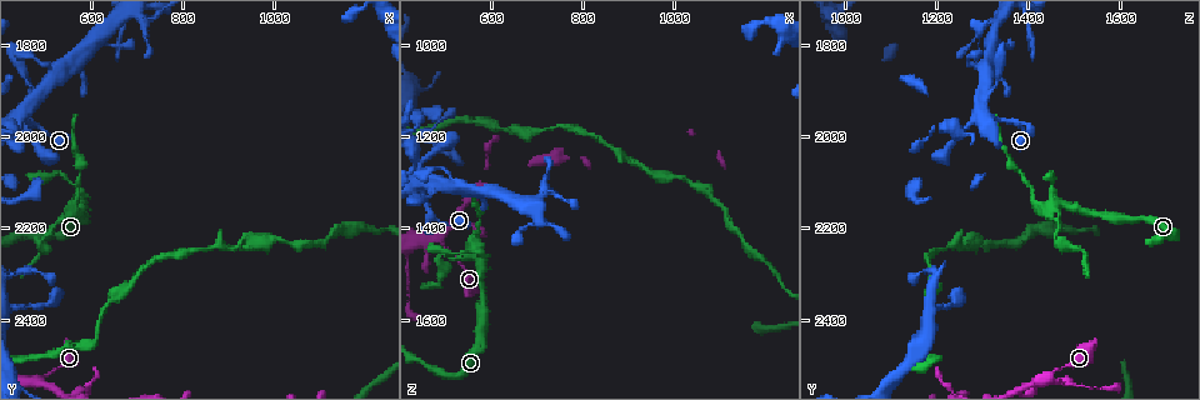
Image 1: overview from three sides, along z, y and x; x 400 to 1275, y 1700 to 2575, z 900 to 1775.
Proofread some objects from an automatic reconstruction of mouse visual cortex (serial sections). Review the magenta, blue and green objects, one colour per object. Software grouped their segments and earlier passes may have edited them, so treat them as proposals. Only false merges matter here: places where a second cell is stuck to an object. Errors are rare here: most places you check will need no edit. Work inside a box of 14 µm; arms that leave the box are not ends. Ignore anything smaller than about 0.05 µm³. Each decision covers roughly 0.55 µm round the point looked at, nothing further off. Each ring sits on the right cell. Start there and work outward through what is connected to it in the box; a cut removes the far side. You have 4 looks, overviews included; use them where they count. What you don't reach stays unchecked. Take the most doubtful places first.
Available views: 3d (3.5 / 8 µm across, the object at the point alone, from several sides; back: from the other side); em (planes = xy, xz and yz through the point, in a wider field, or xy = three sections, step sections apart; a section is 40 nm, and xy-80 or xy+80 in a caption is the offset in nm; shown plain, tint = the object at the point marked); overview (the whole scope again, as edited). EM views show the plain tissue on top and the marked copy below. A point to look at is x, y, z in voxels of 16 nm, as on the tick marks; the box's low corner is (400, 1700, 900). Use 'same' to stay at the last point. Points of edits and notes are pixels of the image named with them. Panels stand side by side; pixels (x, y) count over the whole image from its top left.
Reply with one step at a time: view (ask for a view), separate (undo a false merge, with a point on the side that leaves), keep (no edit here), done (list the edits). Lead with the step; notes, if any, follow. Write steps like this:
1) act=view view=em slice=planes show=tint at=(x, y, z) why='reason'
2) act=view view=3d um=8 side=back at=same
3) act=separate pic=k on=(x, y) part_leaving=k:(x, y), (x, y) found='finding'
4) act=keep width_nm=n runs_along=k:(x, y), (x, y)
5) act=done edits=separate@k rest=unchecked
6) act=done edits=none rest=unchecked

act=view view=3d um=3.5 side=back at=(560, 2145, 1455) why='four arms meet'

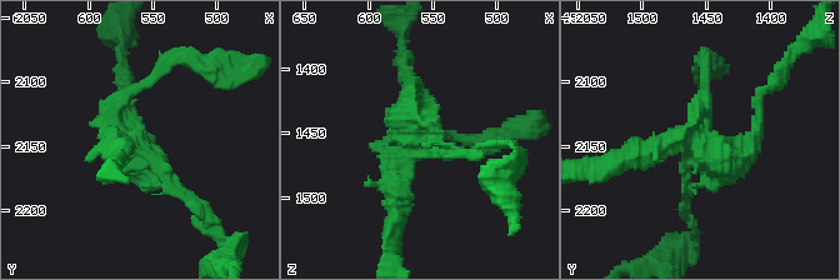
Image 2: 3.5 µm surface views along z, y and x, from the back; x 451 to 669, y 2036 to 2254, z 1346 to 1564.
act=keep found='one cell here'

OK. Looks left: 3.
act=view view=3d um=8 at=(485, 2535, 1430) why='thin arm on a thick one'

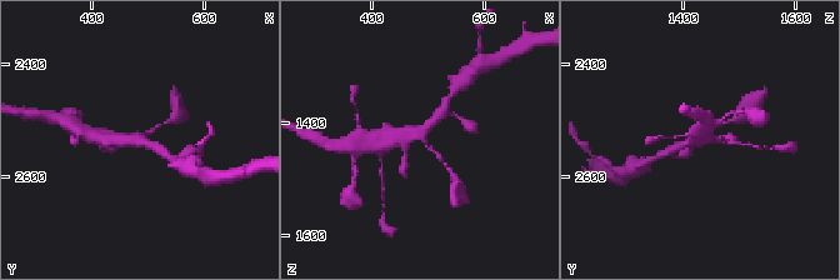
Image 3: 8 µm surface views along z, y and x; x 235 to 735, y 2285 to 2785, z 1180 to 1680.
act=view view=3d um=3.5 at=(485, 2535, 1420) why='zoom in'

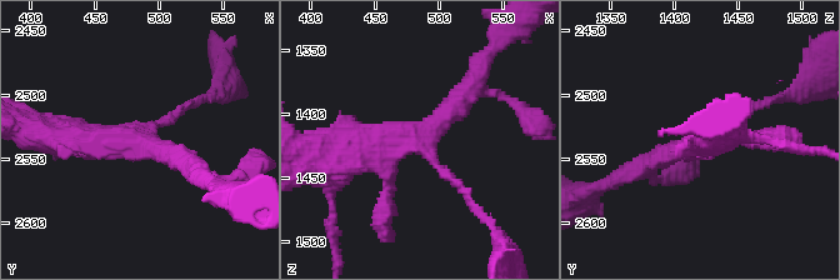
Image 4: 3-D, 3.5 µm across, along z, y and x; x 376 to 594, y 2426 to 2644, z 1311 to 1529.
act=view view=em slice=xy step=2 show=tint at=(488, 2528, 1428)

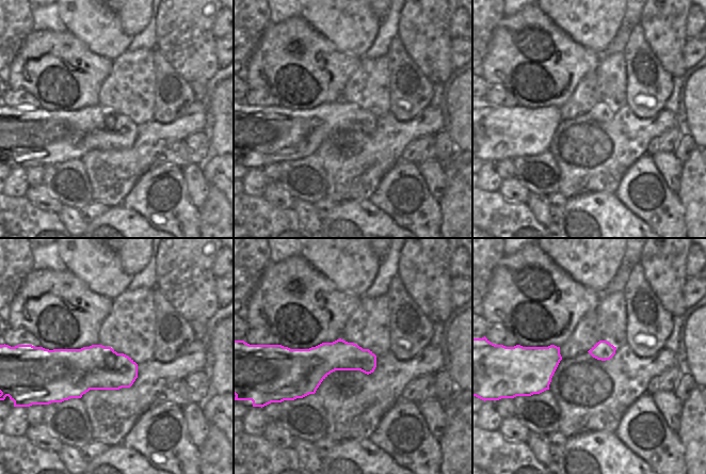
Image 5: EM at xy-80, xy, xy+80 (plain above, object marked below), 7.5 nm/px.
act=keep runs_along=4:(474, 205), (409, 138), (344, 158) found='all the same cell'

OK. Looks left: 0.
act=done edits=none rest=unchecked

